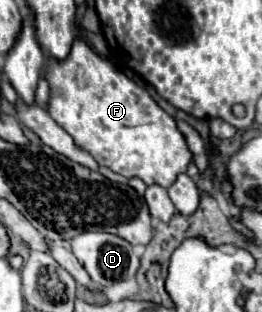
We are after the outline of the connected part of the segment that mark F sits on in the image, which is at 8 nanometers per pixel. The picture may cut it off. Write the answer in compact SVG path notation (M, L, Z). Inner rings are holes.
M82 39L74 41L72 51L66 61L62 63L50 61L46 79L50 81L50 89L52 89L52 97L48 101L50 117L64 131L68 131L80 147L92 153L100 165L110 167L114 173L120 173L128 179L138 177L146 185L160 185L168 189L170 183L174 183L174 179L178 179L180 173L186 173L188 165L194 163L194 155L186 143L186 137L180 133L174 117L170 117L150 97L150 93L144 87L136 85L112 63L102 59L98 53L94 53Z

